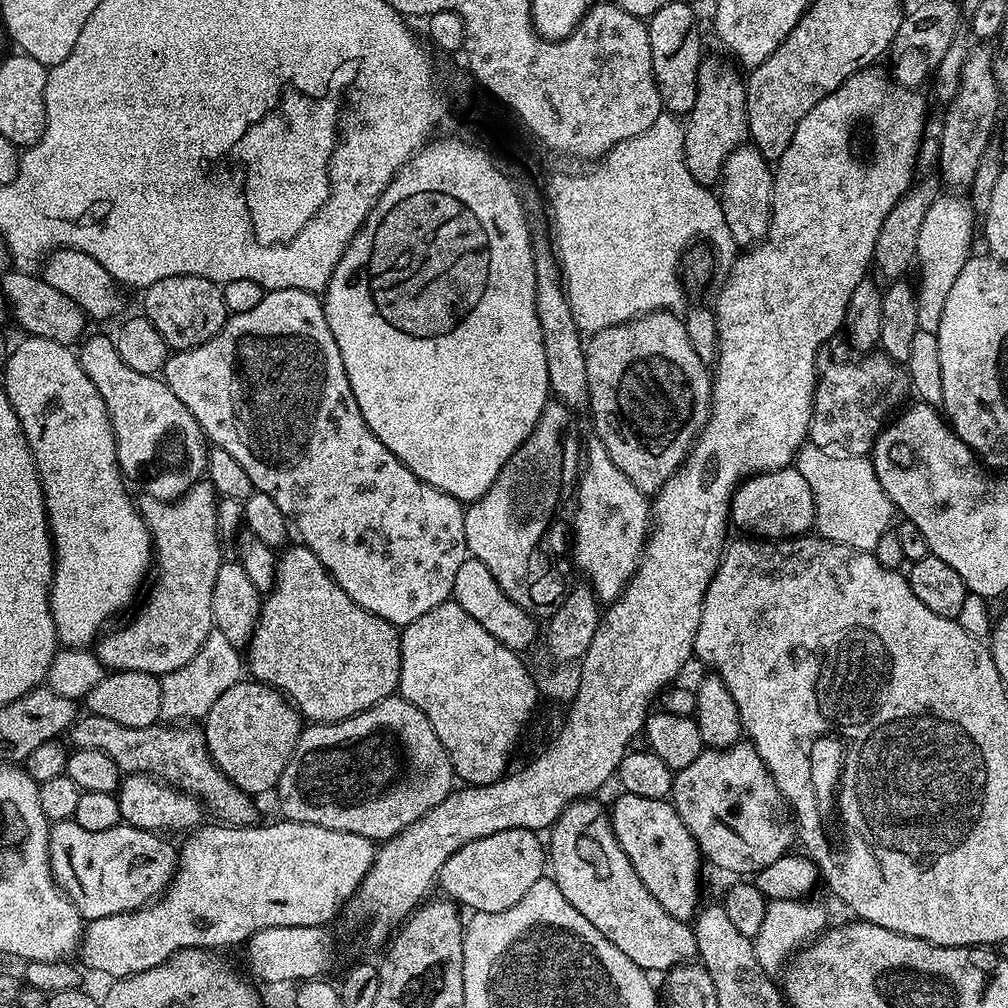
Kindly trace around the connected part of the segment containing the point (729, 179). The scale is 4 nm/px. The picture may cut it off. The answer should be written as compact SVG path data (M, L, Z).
M741 146L730 154L730 158L724 163L724 173L720 176L718 195L722 214L726 214L726 223L730 225L730 234L734 234L734 242L737 249L747 250L754 244L760 243L770 226L772 217L772 178L773 165L754 146Z

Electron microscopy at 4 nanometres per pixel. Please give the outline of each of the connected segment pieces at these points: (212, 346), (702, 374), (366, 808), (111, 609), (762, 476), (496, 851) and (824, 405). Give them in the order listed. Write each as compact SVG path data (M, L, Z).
M278 290L277 292L265 291L262 302L254 306L254 310L246 310L246 314L237 316L229 315L228 321L222 326L214 338L202 342L193 348L182 348L173 351L164 364L162 373L164 383L178 394L178 402L194 414L198 426L202 426L205 436L215 447L226 450L246 474L250 474L252 487L262 494L270 494L270 498L282 510L285 520L293 529L300 531L299 539L304 547L314 550L318 562L326 566L332 579L350 594L358 606L370 610L370 614L378 614L386 622L403 626L414 622L414 618L422 618L426 610L434 610L443 600L449 599L454 590L454 577L462 562L469 559L466 546L466 526L464 525L465 505L455 500L450 494L432 488L422 482L401 460L394 458L382 442L366 426L366 418L362 418L362 410L358 410L358 402L354 402L354 390L350 390L350 378L346 378L346 370L342 366L342 354L338 354L338 342L334 342L334 334L330 334L330 326L326 322L324 305L321 297L315 292L306 290Z
M672 310L647 312L645 316L637 316L634 320L627 320L625 324L610 326L601 332L591 333L584 349L586 382L588 383L588 408L590 413L592 412L592 424L596 427L595 439L600 440L602 446L606 446L606 454L610 454L610 462L614 462L614 466L618 466L618 470L622 470L622 474L626 474L626 478L630 478L630 482L634 482L634 486L638 486L638 490L642 490L645 494L659 492L660 487L680 469L684 459L691 452L697 436L703 430L704 423L708 421L712 403L712 378L709 365L704 364L703 360L698 358L698 354L694 352L685 321L681 317L679 320L676 315L677 313Z
M393 694L345 720L333 724L309 723L300 733L286 770L282 770L278 793L283 819L310 822L383 842L410 826L410 822L418 822L426 810L434 810L453 791L452 780L452 763L426 714L403 696Z
M28 336L20 345L13 347L8 354L8 361L2 370L2 387L10 398L10 406L14 414L18 414L18 422L26 434L26 442L32 451L32 457L36 463L36 469L40 475L40 485L44 491L44 509L48 515L48 530L52 533L52 550L56 554L56 563L52 574L52 591L48 593L50 610L54 618L56 627L56 639L64 648L87 649L105 631L107 622L111 616L116 616L132 599L136 596L136 591L140 588L140 583L144 580L148 568L154 564L154 549L152 547L152 535L148 533L148 527L142 517L140 517L137 505L132 504L128 497L128 492L124 489L126 485L125 477L120 471L120 464L116 461L116 439L112 433L112 423L108 417L106 406L102 402L102 394L86 378L86 370L82 370L79 355L69 345L50 342L50 338L38 338L37 336Z
M794 467L761 472L736 489L731 502L731 523L761 539L781 540L809 533L815 525L815 500L804 476Z
M498 830L498 834L486 834L474 842L466 842L462 850L446 858L438 877L447 899L472 912L501 912L510 910L514 902L522 902L522 894L534 886L534 882L546 876L546 844L535 832L518 830Z
M879 350L861 355L857 360L860 360L857 364L832 364L825 372L823 369L819 373L816 393L812 399L808 440L816 447L835 450L846 456L867 457L886 421L905 403L903 400L910 396L910 385L907 371Z

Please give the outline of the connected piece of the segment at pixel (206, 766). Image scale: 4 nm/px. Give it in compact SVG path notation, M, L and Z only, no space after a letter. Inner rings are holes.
M84 714L68 729L66 736L67 739L72 739L72 748L102 750L102 754L114 758L121 773L155 776L181 792L189 792L211 815L212 812L216 815L213 817L217 821L227 822L232 826L244 826L253 819L253 797L234 786L234 782L230 782L230 778L222 774L219 766L212 761L203 731L199 727L173 726L171 723L159 722L144 729L135 729L122 726L113 719Z

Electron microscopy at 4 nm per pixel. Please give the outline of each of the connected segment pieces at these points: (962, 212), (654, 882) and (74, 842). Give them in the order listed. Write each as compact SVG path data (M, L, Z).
M941 194L934 202L934 206L930 206L930 210L926 210L922 231L918 233L918 250L915 259L918 268L920 264L920 284L918 283L916 291L920 331L936 333L938 326L942 326L942 310L946 310L946 298L954 287L954 278L958 278L958 274L962 274L962 266L966 266L966 262L973 253L972 235L976 236L977 232L978 216L972 211L969 201L963 195Z
M624 792L610 804L610 819L612 829L622 846L626 850L626 858L638 870L638 878L642 878L642 886L662 902L662 910L674 914L674 918L688 922L697 915L696 899L700 896L700 864L702 857L696 839L686 830L686 822L678 816L678 810L672 805L671 799L659 800L658 798L638 798L638 794Z
M73 819L57 820L48 829L48 861L56 885L68 895L70 902L74 902L80 917L85 921L97 920L110 914L132 912L164 895L178 863L177 845L168 840L171 839L123 822L110 830L82 830Z

